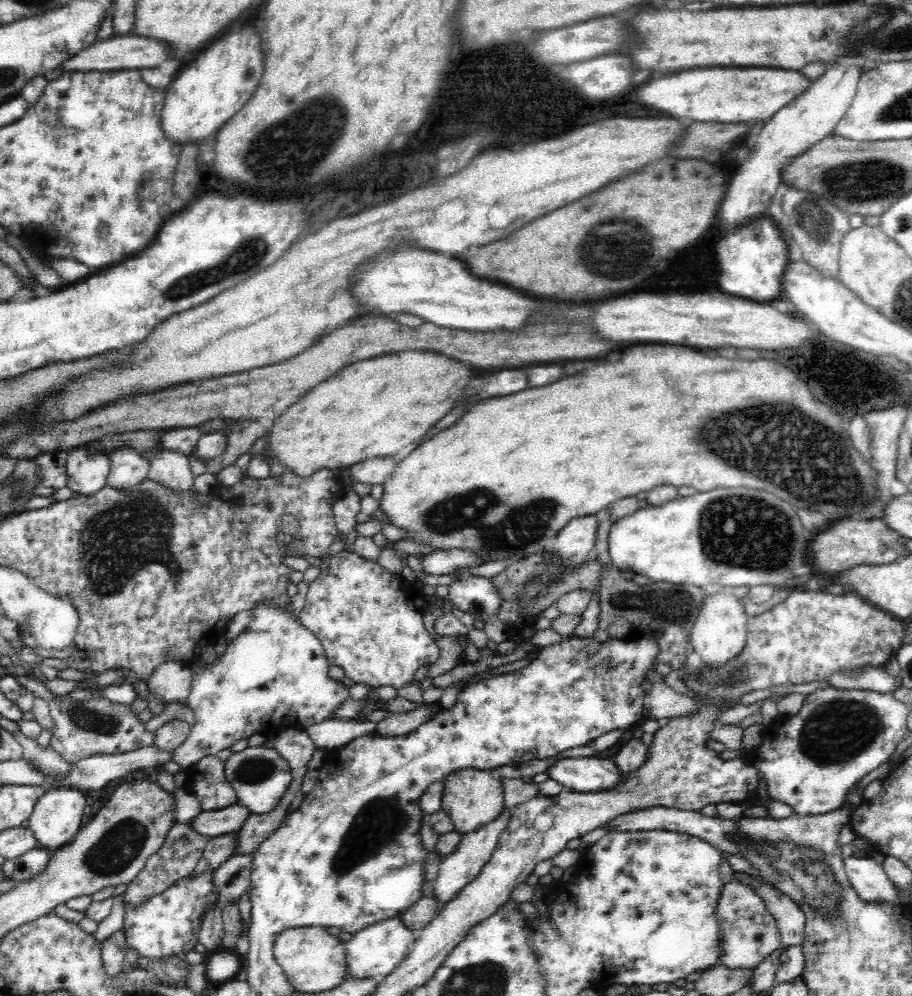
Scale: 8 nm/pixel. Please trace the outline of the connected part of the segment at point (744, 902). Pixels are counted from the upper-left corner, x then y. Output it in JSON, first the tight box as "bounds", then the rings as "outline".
{"bounds":[715,879,782,972],"outline":[[[736,879],[721,887],[721,898],[718,900],[715,916],[720,927],[718,966],[753,972],[764,959],[782,947],[776,921],[766,911],[765,903],[748,885],[742,885]]]}

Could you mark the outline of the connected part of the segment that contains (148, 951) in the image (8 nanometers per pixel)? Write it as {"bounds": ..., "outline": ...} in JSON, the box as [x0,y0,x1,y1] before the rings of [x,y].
{"bounds":[123,872,217,958],"outline":[[[204,872],[198,878],[184,878],[184,880],[167,888],[152,900],[136,906],[126,908],[123,931],[126,942],[134,948],[142,958],[164,958],[175,956],[178,952],[185,954],[194,950],[198,940],[196,934],[200,930],[200,920],[207,907],[217,905],[217,895],[213,886],[214,877],[211,872]]]}

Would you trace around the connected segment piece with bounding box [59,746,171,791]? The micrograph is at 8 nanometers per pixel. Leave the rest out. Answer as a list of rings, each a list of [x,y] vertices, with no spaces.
[[[145,746],[124,754],[96,755],[73,763],[69,775],[59,783],[82,790],[100,790],[108,782],[133,771],[147,767],[158,767],[170,758],[170,751],[160,751]]]

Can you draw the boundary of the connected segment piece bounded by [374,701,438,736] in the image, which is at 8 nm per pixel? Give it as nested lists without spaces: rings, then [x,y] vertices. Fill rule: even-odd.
[[[436,702],[418,703],[412,710],[390,713],[376,725],[375,732],[384,736],[402,736],[414,732],[421,724],[435,716]]]

